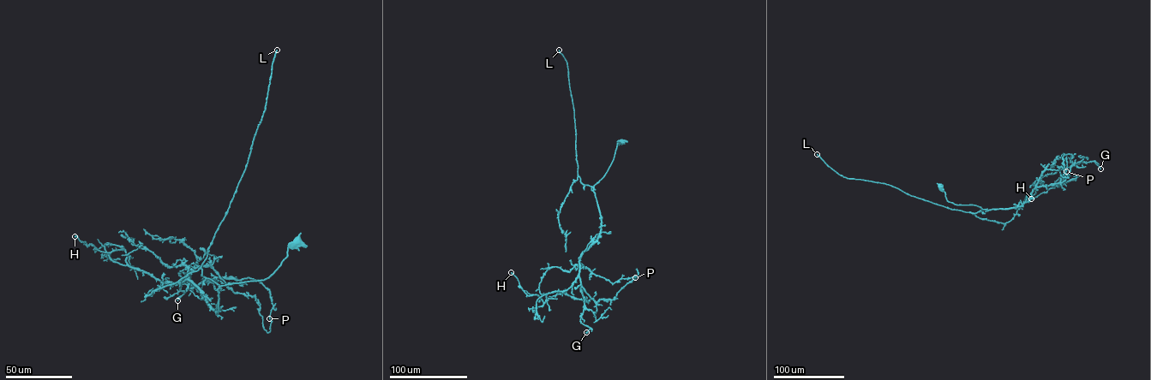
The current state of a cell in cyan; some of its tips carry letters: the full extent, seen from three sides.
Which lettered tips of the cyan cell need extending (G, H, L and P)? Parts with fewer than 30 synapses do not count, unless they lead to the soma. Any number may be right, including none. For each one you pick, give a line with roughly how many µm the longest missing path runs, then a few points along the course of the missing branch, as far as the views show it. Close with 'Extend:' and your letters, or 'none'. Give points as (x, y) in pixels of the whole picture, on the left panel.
L: missing 200 µm
Extend: L

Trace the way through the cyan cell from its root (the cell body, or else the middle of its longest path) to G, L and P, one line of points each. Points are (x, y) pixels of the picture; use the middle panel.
G: (621, 141), (604, 175), (594, 185), (601, 229), (580, 258), (584, 306), (580, 321), (590, 328), (586, 332)
L: (621, 141), (617, 143), (603, 177), (593, 187), (583, 184), (578, 173), (567, 62), (559, 50)
P: (621, 141), (594, 187), (601, 229), (581, 255), (578, 274), (596, 302), (613, 299), (635, 277)

